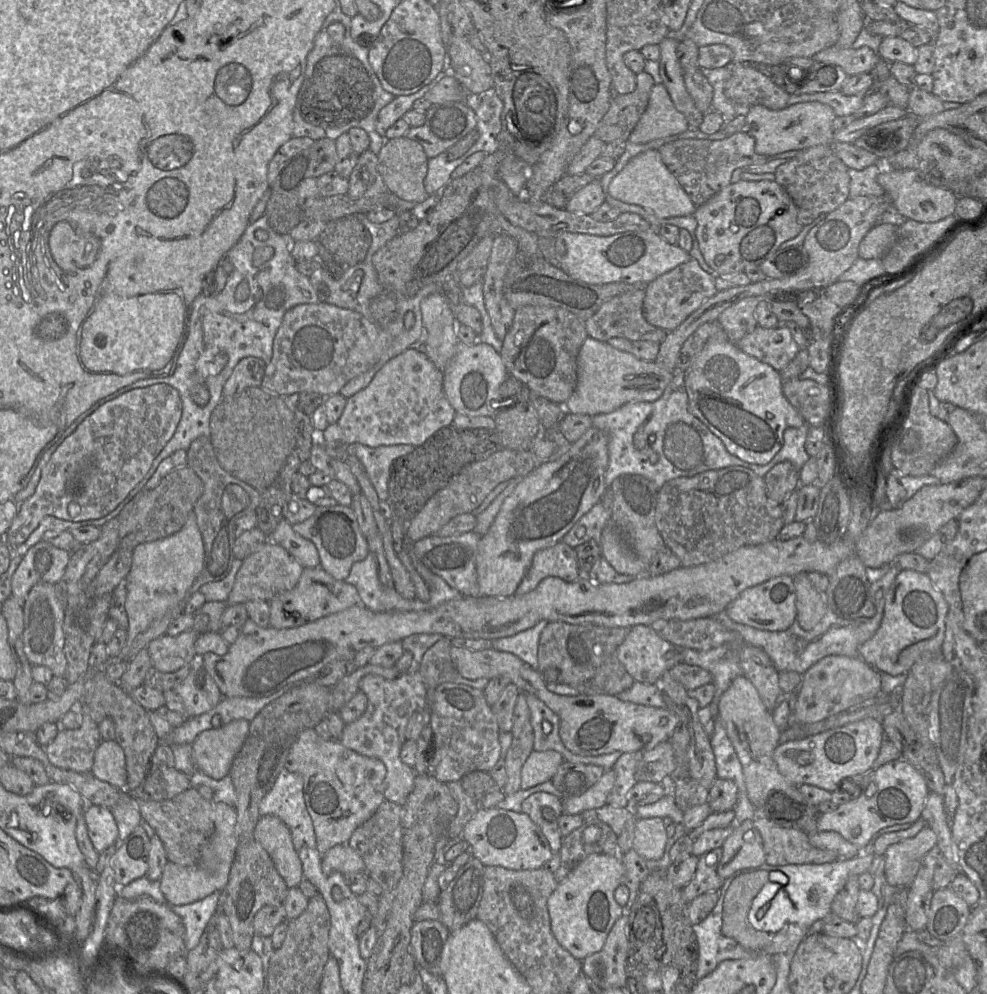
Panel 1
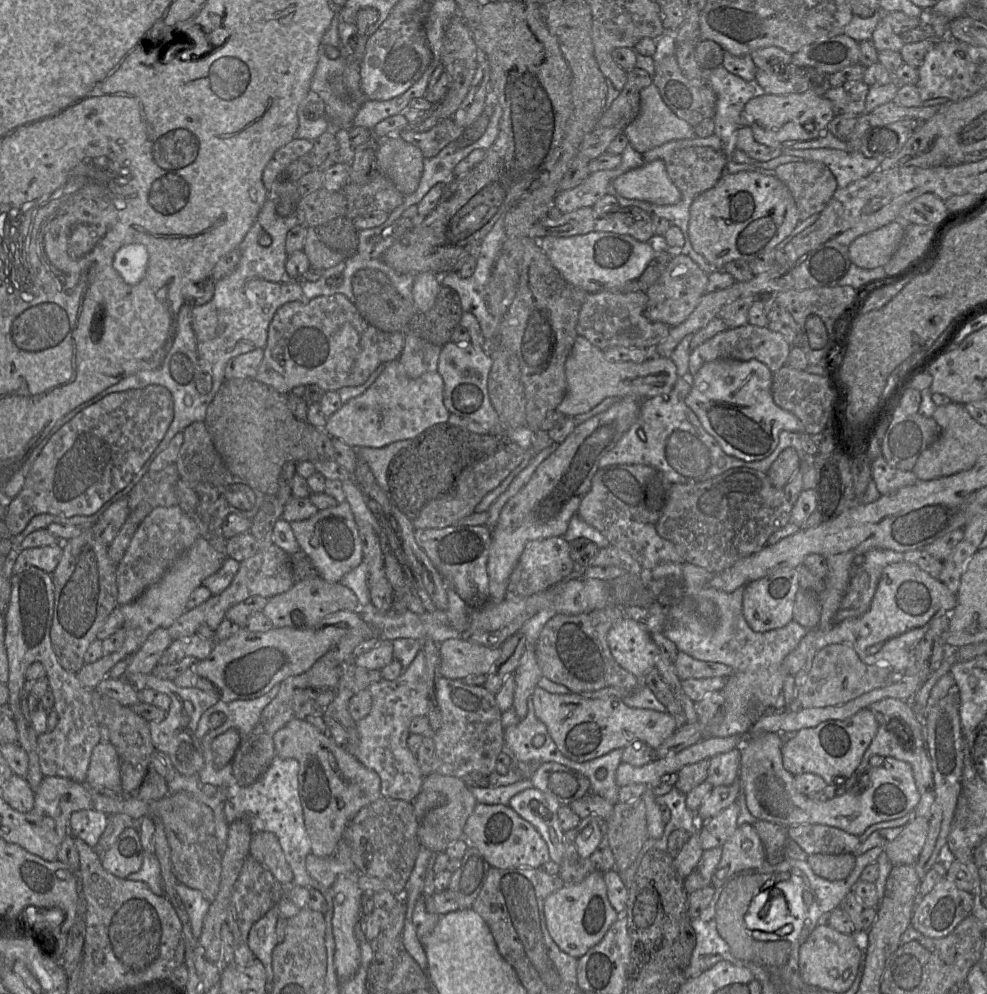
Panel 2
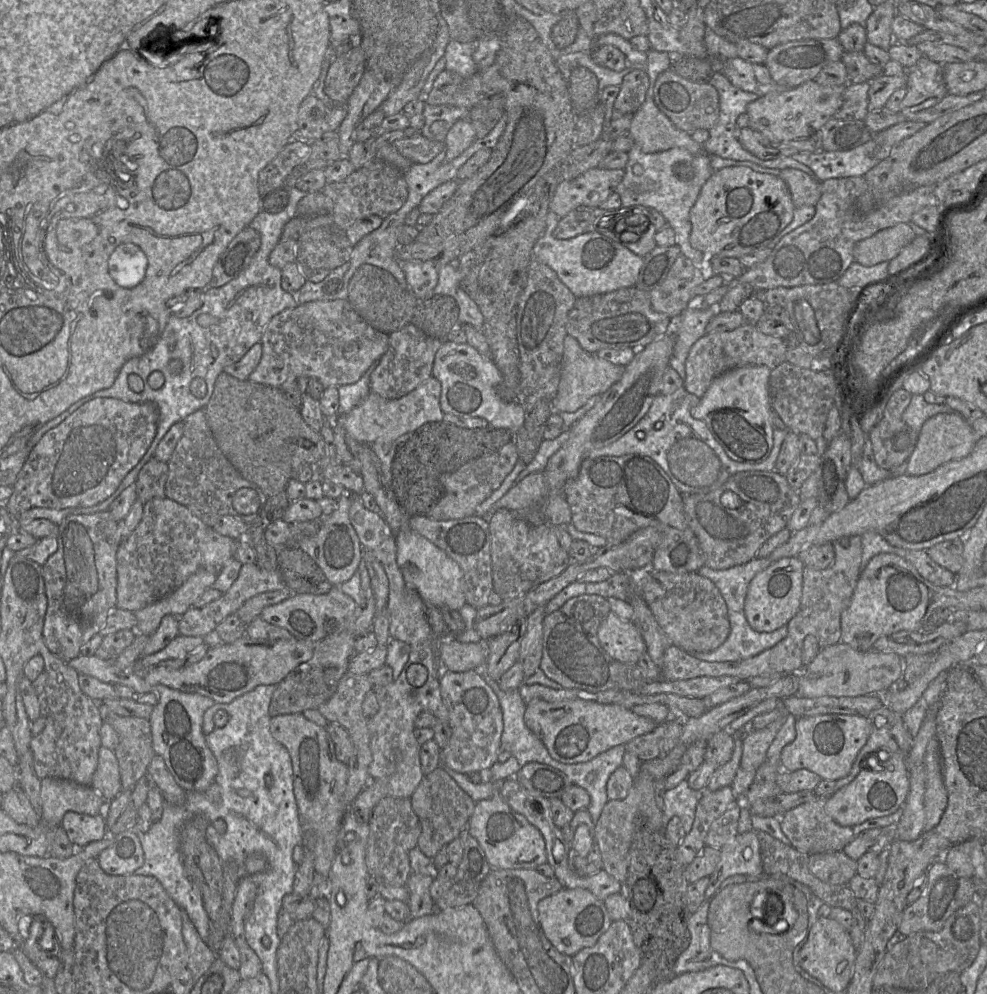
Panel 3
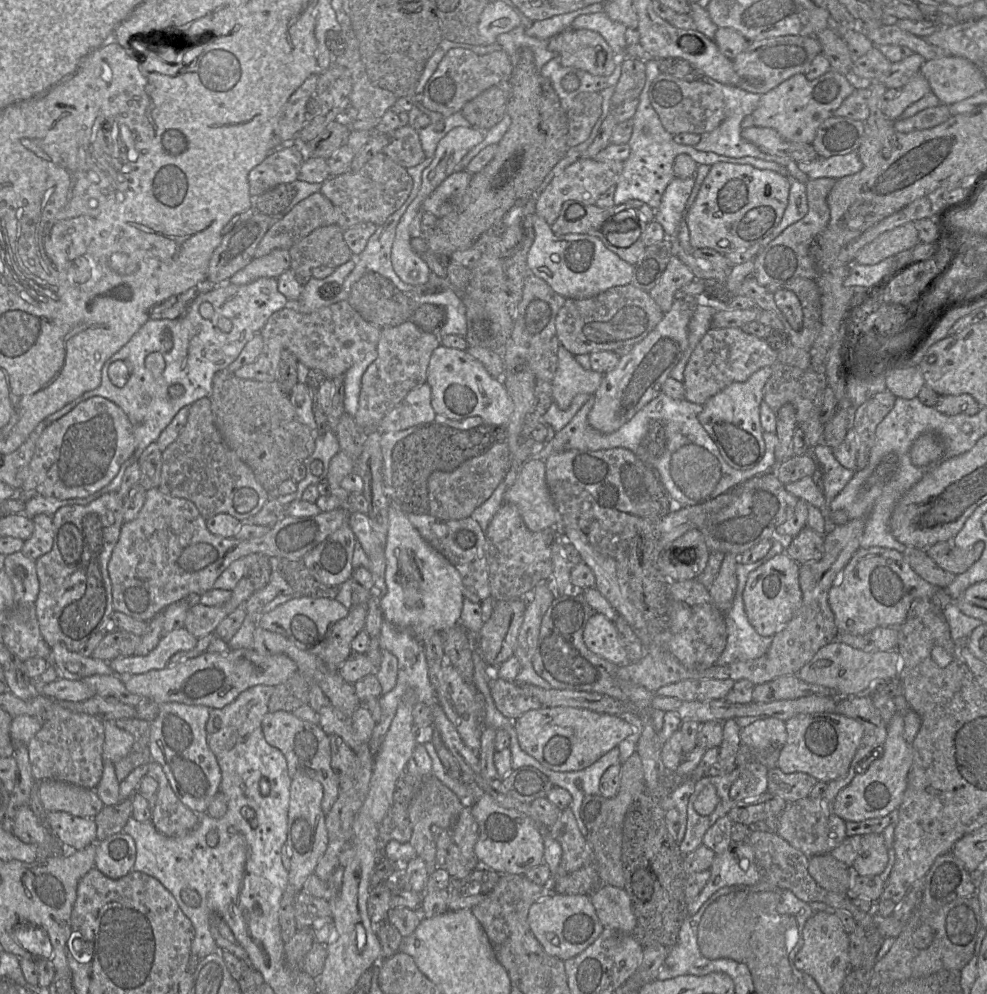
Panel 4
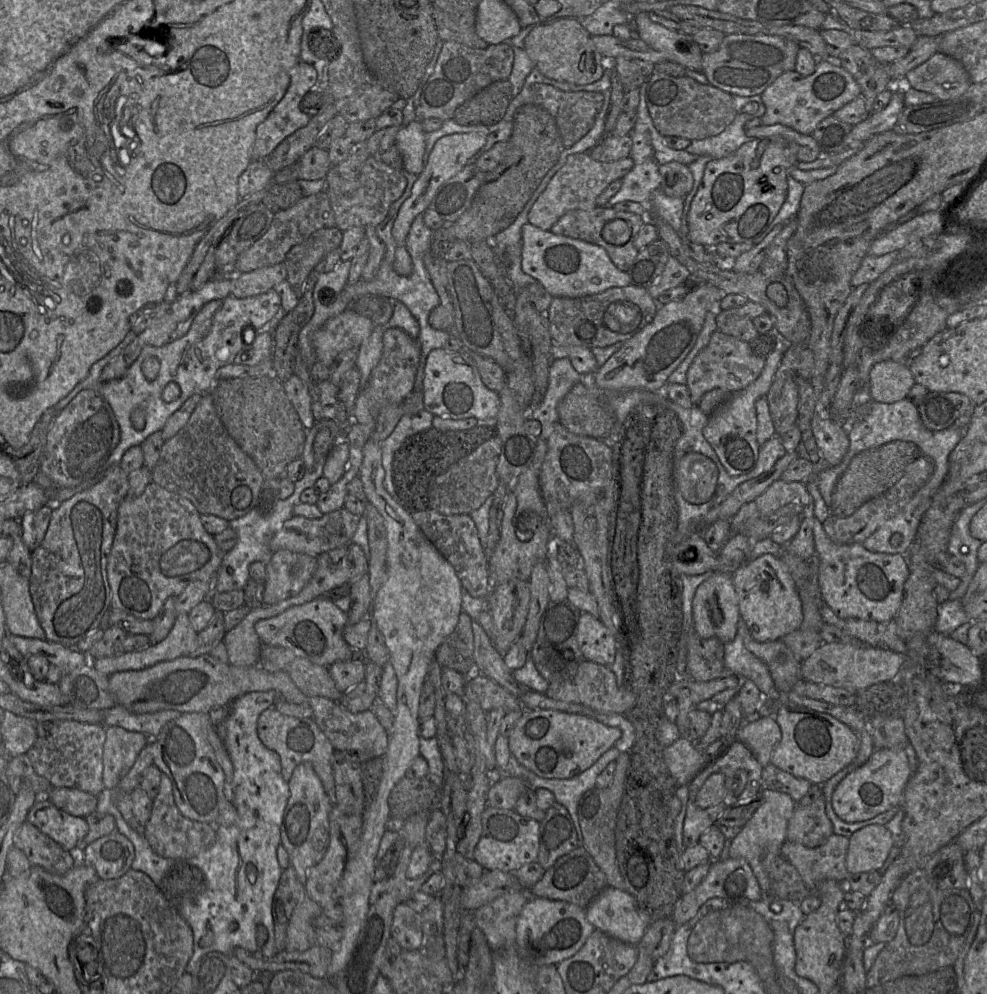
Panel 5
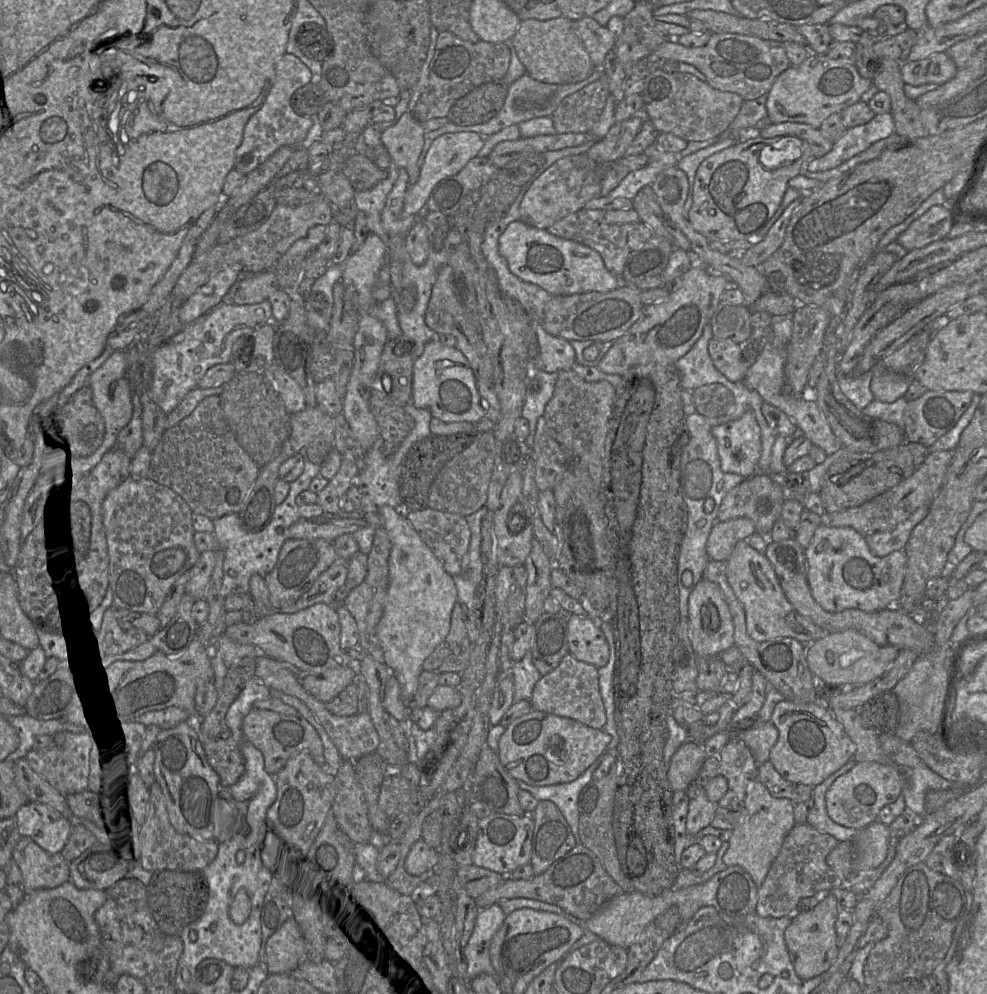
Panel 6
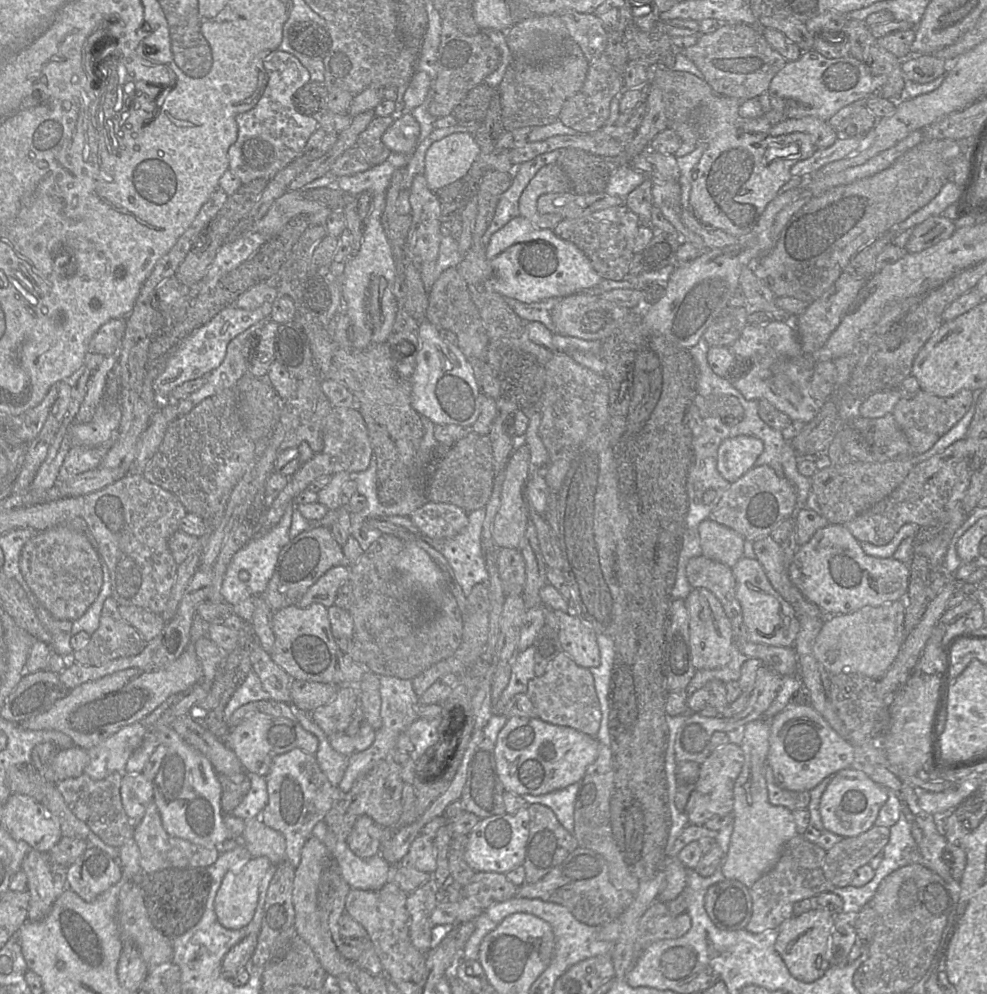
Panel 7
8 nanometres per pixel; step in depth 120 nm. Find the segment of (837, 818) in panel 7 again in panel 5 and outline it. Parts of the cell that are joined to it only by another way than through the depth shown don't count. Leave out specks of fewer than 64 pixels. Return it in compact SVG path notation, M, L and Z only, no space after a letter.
M904 748L876 749L869 760L850 772L832 794L832 808L843 821L870 820L894 807L901 806L905 786L912 775Z

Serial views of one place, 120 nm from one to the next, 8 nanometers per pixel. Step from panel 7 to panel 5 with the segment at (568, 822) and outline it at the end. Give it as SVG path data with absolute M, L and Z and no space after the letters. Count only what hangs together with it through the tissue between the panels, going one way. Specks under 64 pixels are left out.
M616 746L608 749L602 756L587 770L577 776L567 779L542 778L521 765L511 754L505 774L523 779L531 789L545 788L551 791L556 802L562 804L569 812L573 821L579 842L582 844L582 831L578 819L578 802L581 796L588 790L596 787L597 776L612 761L619 756L620 751Z

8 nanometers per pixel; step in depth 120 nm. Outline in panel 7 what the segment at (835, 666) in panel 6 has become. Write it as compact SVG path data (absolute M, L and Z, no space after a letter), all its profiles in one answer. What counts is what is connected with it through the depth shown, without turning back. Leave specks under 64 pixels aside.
M904 600L828 616L816 637L813 654L830 675L855 673L879 680L896 659L904 641Z

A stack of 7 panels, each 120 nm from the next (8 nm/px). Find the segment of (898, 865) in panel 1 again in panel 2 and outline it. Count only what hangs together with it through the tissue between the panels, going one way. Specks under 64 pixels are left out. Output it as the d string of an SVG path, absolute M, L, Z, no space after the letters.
M915 816L903 827L903 831L884 847L891 864L915 865L925 844L929 820Z

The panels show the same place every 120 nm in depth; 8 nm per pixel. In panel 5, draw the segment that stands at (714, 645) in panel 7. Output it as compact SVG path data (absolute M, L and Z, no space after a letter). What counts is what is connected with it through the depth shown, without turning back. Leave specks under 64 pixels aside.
M712 573L697 587L693 597L693 631L703 638L718 638L725 644L735 638L740 619L738 598L733 585L732 574Z

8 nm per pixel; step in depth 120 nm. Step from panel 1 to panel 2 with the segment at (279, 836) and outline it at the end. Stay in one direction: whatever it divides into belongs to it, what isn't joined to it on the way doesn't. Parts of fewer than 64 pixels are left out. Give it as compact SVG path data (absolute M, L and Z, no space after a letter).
M254 832L249 855L266 867L281 884L288 884L293 880L293 871L286 861L277 836L272 832Z

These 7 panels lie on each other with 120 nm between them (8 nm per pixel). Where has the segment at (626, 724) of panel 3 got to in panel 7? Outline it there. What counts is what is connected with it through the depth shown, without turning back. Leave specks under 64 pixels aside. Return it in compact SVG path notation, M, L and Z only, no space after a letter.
M509 717L494 744L496 769L505 792L543 795L579 783L599 751L596 737L538 717Z

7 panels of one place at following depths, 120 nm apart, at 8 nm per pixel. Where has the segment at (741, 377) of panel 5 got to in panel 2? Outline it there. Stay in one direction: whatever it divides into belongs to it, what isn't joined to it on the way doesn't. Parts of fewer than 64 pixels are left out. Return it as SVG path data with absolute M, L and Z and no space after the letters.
M747 323L736 328L728 328L707 340L691 351L689 357L689 375L694 376L700 368L711 361L730 359L749 361L752 359L764 363L773 373L786 365L791 343L779 332L768 327L760 327Z

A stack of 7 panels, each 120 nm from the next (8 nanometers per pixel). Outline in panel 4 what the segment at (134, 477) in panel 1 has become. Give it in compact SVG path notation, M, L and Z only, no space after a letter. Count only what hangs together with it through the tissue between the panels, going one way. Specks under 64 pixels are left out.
M104 397L88 398L42 432L18 496L26 501L35 495L58 500L89 496L112 481L135 449L133 426L125 412Z

